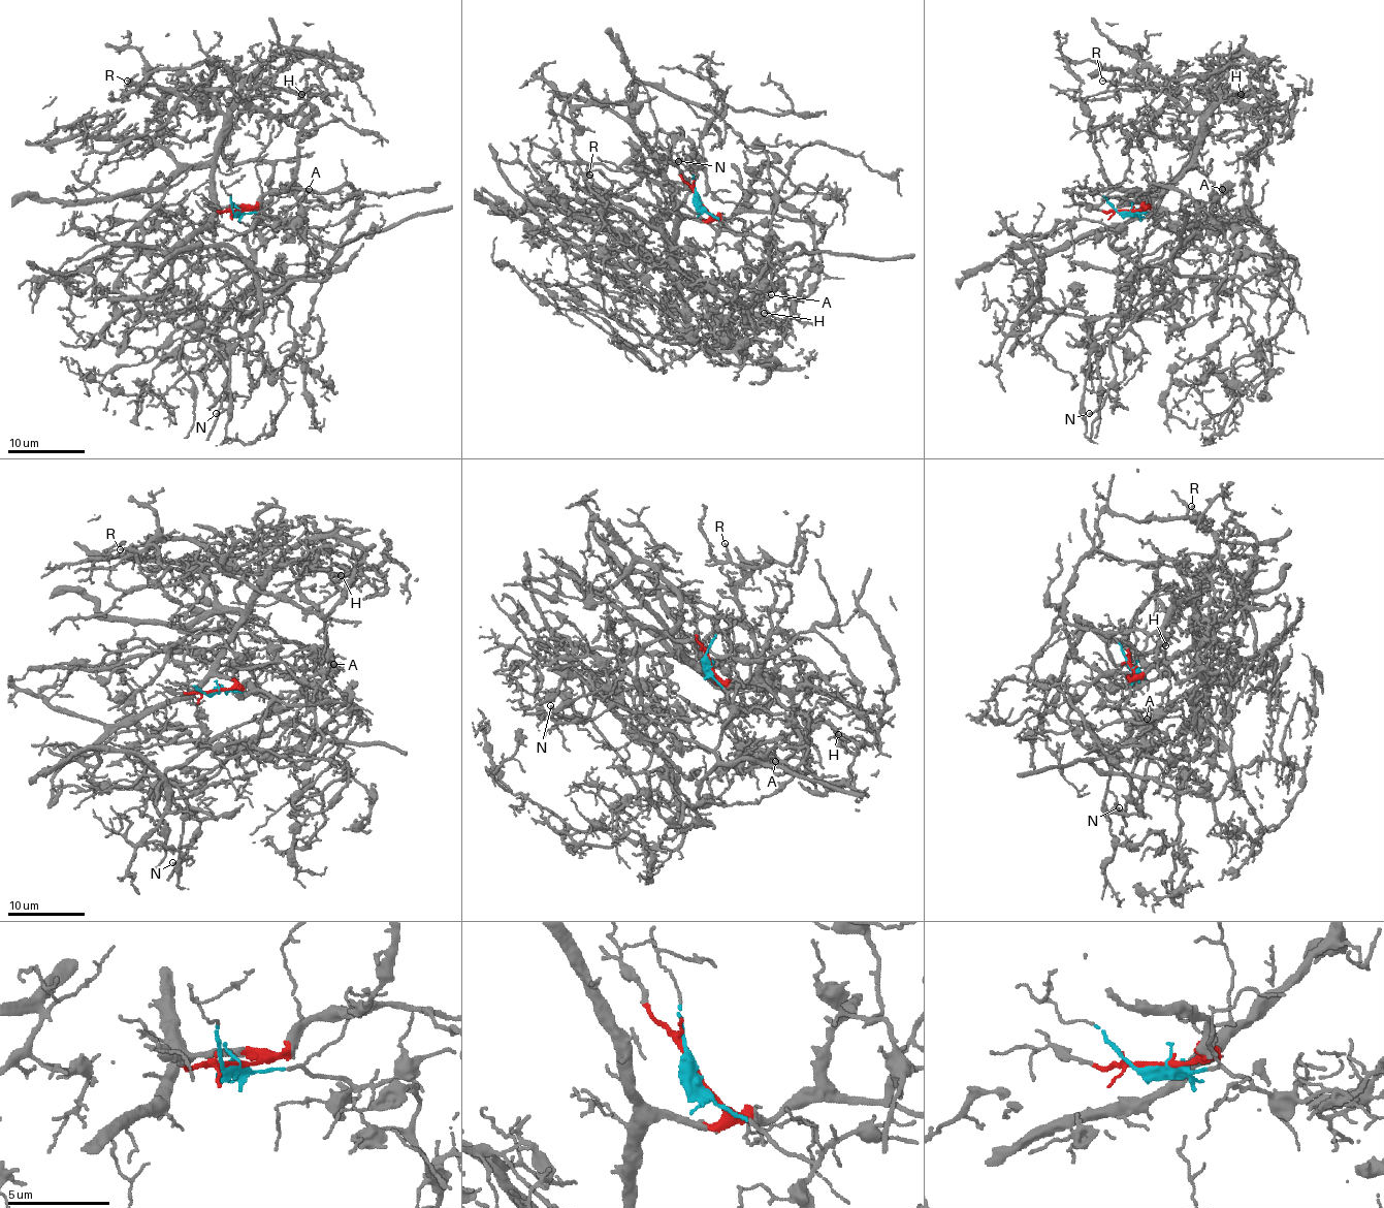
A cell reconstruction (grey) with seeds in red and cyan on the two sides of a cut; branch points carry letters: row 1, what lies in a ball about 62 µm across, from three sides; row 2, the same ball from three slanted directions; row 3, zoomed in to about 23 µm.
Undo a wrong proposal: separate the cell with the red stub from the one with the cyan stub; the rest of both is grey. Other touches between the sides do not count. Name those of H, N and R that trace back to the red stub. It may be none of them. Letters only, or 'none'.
H, N, R

